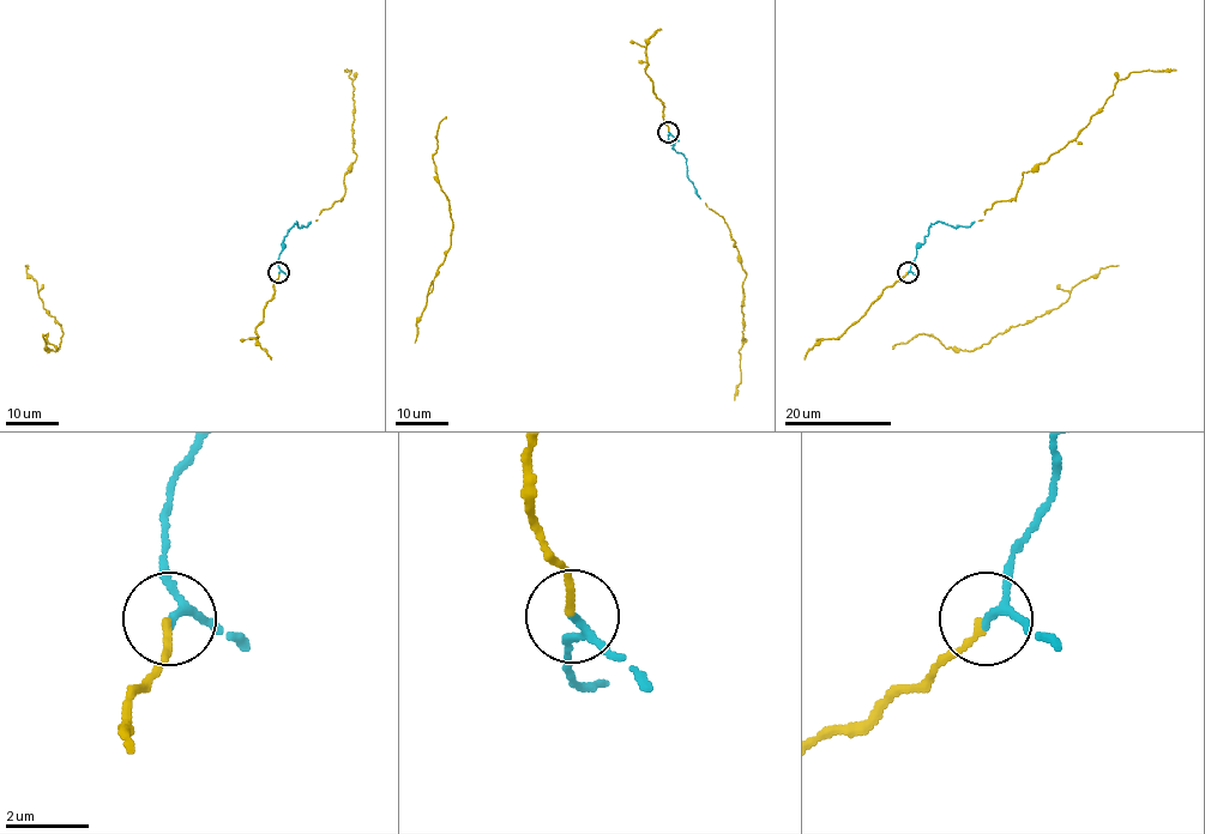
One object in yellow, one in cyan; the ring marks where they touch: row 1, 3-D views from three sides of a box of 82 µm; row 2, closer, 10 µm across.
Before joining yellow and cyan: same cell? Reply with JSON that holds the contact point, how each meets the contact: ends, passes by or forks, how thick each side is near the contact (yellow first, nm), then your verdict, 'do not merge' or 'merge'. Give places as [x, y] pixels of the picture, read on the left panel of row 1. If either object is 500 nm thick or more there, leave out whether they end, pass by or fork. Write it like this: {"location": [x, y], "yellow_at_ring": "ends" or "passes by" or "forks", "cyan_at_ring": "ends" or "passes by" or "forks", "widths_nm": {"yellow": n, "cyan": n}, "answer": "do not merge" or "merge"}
{"location": [278, 272], "yellow_at_ring": "ends", "cyan_at_ring": "passes by", "widths_nm": {"yellow": 170, "cyan": 170}, "answer": "merge"}

